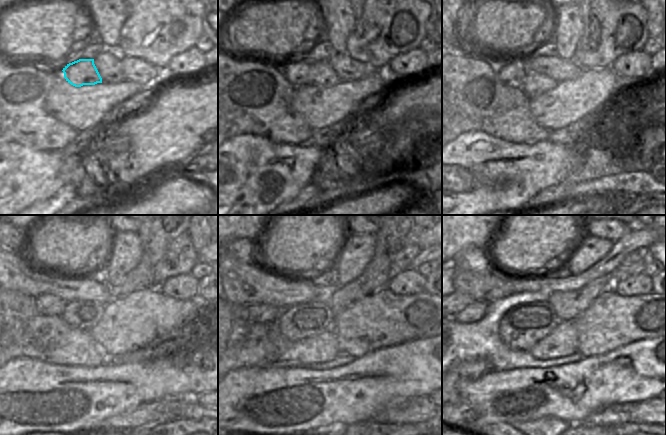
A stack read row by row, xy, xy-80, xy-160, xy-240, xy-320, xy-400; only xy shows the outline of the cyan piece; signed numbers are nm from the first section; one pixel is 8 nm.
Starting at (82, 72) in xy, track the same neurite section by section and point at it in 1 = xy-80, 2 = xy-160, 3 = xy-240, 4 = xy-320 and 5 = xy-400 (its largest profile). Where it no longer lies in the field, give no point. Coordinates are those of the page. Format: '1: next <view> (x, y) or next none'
1: next xy-80 (298, 73)
2: next xy-160 (512, 72)
3: next xy-240 (46, 304)
4: next xy-320 (257, 312)
5: next xy-400 (474, 312)

